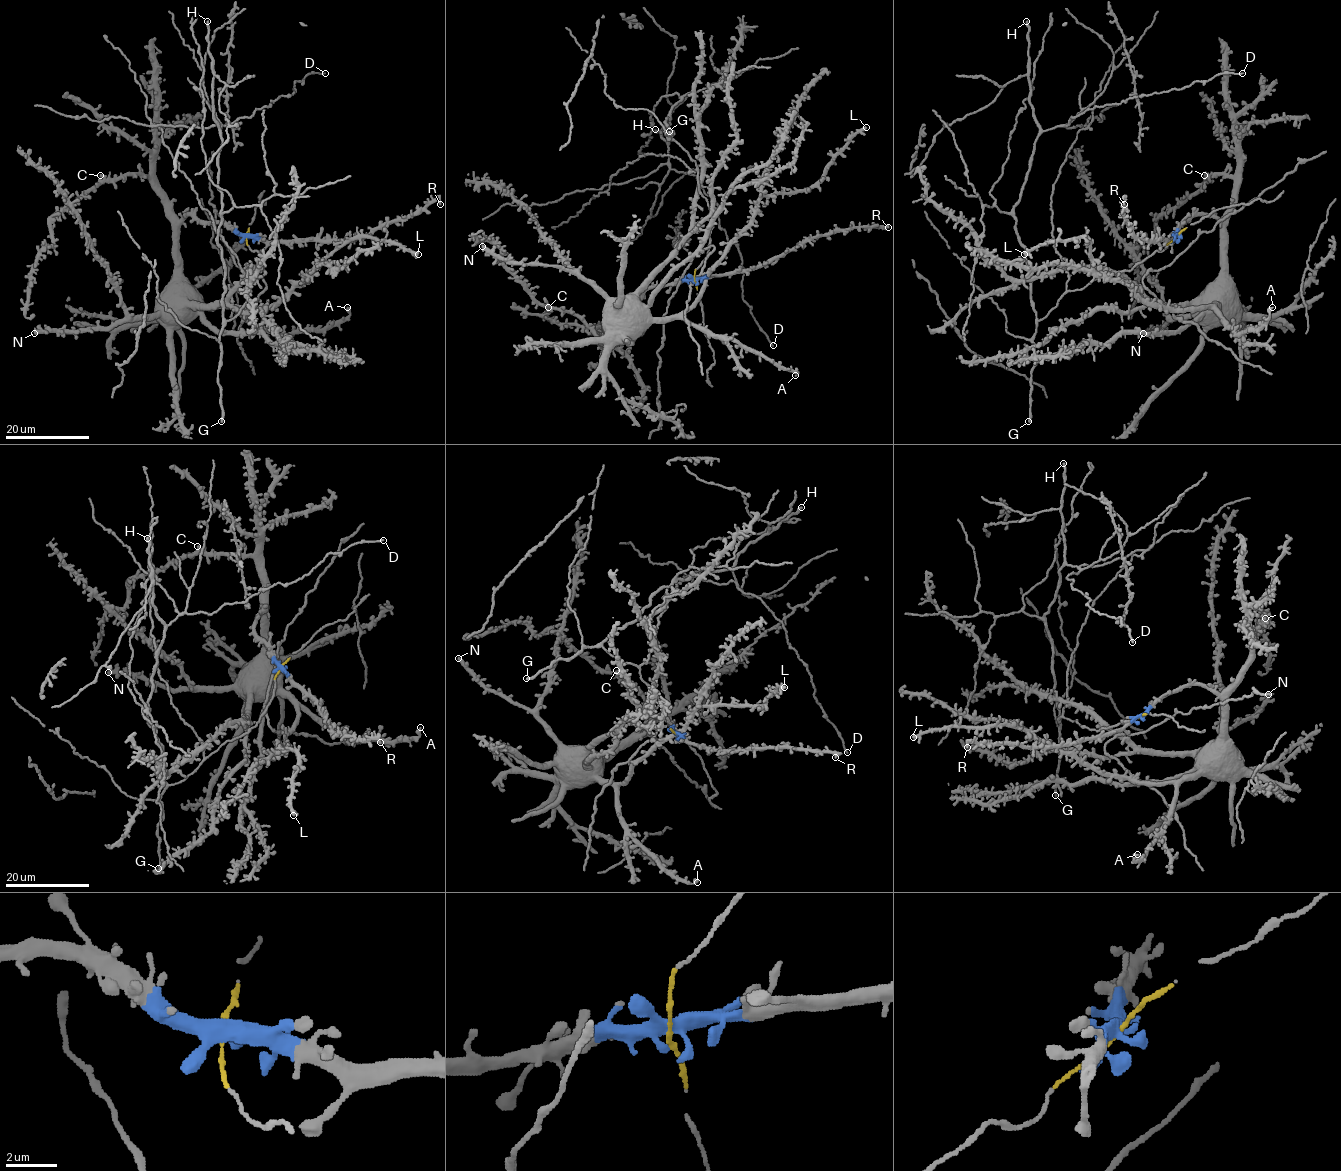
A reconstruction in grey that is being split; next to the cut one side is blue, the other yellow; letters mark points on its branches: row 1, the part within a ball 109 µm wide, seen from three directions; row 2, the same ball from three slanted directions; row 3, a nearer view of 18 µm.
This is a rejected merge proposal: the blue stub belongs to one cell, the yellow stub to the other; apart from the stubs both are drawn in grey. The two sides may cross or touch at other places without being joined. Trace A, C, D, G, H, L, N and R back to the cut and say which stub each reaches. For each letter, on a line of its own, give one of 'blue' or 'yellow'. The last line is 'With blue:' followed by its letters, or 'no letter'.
A: blue
C: blue
D: yellow
G: yellow
H: yellow
L: blue
N: blue
R: blue
With blue: A, C, L, N, R

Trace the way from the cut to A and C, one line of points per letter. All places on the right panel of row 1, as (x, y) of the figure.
A: (1176, 236), (1194, 215), (1214, 217), (1222, 226), (1223, 297), (1214, 307), (1235, 333), (1256, 331), (1272, 307)
C: (1176, 236), (1189, 217), (1214, 215), (1221, 220), (1227, 213), (1234, 180), (1205, 175)

